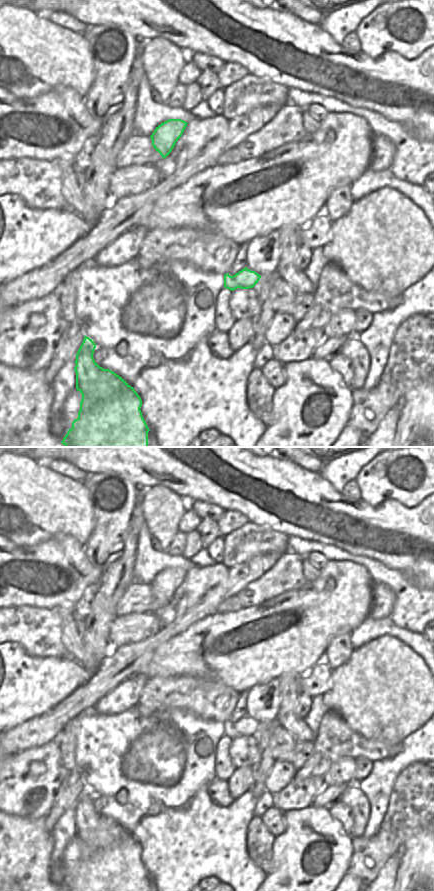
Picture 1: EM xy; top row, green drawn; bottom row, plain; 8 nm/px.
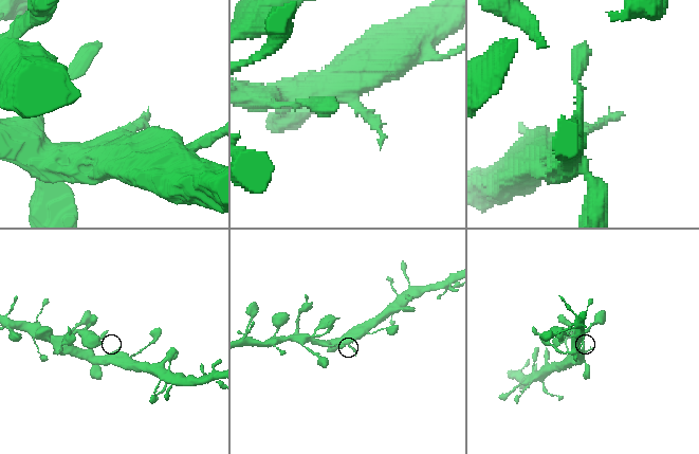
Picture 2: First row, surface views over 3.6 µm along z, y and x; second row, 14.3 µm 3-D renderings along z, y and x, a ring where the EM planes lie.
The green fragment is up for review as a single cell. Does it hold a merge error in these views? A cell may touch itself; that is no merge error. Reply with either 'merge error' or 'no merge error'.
no merge error

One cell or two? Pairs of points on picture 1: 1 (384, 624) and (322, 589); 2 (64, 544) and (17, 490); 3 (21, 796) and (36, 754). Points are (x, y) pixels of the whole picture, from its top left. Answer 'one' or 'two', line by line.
1: two
2: two
3: one

